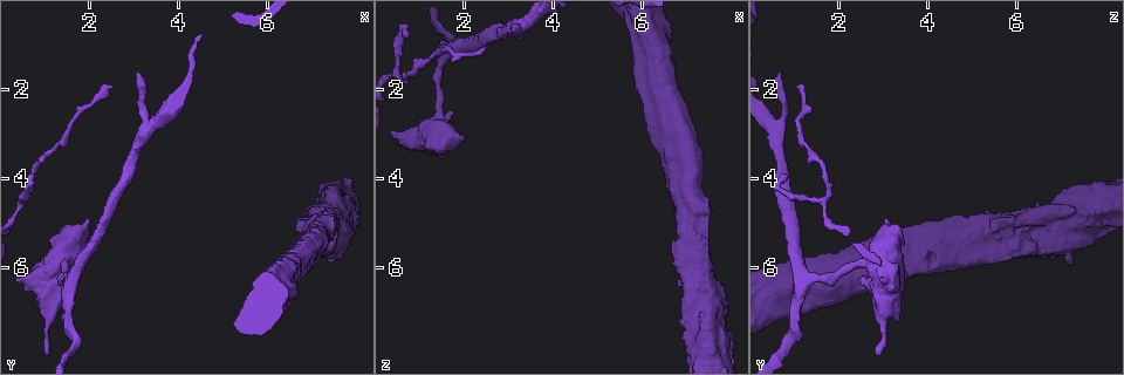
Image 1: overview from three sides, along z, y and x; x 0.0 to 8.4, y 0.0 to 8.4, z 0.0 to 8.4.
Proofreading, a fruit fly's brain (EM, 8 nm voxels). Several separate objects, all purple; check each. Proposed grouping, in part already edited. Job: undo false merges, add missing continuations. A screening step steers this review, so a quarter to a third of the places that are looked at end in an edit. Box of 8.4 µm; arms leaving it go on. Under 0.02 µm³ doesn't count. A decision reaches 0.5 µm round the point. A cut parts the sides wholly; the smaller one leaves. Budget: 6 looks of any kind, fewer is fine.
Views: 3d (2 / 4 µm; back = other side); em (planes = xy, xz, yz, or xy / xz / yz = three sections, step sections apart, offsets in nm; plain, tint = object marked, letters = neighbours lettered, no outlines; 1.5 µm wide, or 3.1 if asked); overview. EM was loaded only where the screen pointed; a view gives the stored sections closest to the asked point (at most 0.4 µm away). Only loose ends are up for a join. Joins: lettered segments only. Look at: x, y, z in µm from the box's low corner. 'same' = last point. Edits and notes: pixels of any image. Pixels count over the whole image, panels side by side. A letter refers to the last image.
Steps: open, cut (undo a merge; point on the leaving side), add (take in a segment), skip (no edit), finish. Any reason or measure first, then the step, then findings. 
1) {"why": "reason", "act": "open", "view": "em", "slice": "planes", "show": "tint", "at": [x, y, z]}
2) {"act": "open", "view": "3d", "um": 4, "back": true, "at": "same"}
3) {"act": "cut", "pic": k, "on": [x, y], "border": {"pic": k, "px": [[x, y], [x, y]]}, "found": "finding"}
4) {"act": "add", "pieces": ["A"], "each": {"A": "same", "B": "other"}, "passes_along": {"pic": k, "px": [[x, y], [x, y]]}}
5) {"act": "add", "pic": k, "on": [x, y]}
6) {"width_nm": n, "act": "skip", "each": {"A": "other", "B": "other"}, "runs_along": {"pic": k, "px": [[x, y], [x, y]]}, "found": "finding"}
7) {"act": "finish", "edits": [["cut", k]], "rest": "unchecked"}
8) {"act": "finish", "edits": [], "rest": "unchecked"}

{"why": "an open end", "act": "open", "view": "em", "slice": "planes", "show": "letters", "at": [3.10, 1.65, 0.65]}

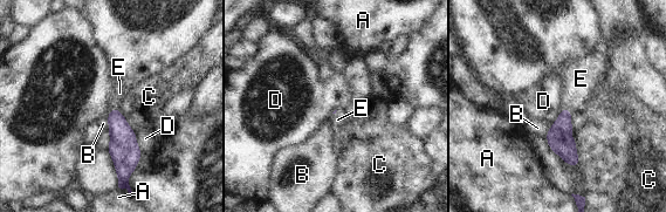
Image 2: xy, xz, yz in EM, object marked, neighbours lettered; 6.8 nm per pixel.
{"act": "add", "pieces": ["E"], "each": {"A": "other", "B": "other", "C": "other", "D": "other", "E": "same"}, "passes_along": {"pic": 2, "px": [[557, 135], [567, 109], [581, 79]]}, "found": "the cell continues"}

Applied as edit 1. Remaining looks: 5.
{"why": "free end", "act": "open", "view": "em", "slice": "planes", "show": "letters", "at": [1.05, 7.95, 2.85]}

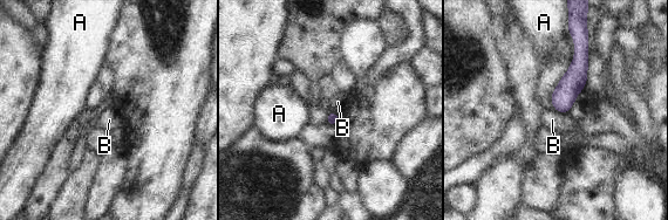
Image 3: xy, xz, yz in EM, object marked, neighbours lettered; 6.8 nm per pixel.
{"act": "skip", "each": {"A": "other", "B": "other"}, "border": {"pic": 3, "px": [[553, 109], [567, 112]]}, "found": "none of them fits"}

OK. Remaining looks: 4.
{"why": "thick end", "act": "open", "view": "em", "slice": "planes", "show": "letters", "at": [7.50, 5.80, 7.25]}

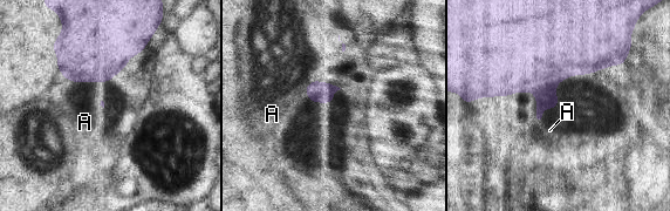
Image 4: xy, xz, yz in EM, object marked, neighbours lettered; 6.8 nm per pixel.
{"act": "skip", "each": {"A": "other"}, "border": {"pic": 4, "px": [[306, 96], [313, 102], [330, 104]]}, "found": "no lettered segment goes on from it"}

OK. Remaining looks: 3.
{"act": "finish", "edits": [["add", 2]], "rest": "unchecked"}

